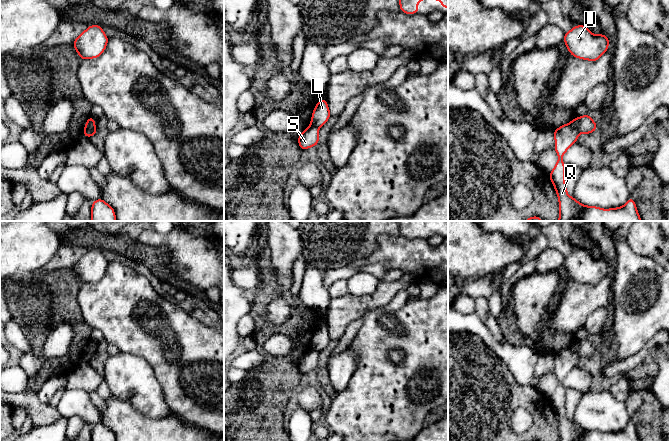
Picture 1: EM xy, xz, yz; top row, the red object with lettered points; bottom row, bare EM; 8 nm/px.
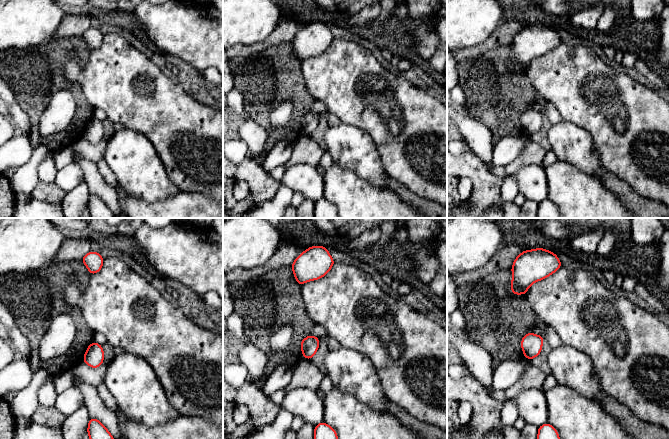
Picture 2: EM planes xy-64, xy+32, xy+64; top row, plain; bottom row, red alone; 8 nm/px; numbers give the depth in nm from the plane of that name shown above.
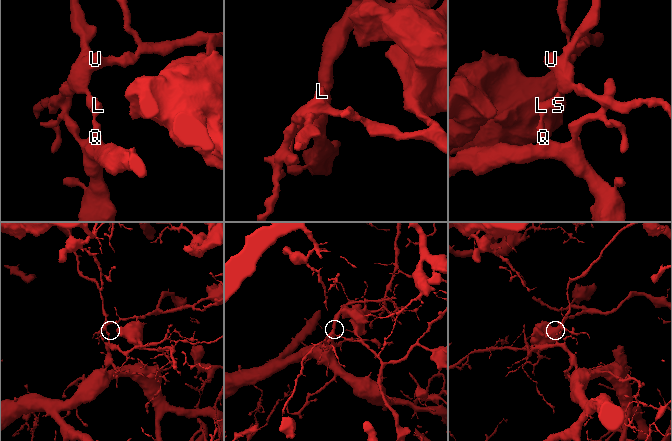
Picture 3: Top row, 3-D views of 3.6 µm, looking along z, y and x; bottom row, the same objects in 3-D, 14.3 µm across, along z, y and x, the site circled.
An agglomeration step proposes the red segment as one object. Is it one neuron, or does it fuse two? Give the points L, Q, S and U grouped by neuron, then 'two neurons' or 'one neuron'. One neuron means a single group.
groups L Q / S U; two neurons

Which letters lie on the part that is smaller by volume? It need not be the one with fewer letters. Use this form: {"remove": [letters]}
{"remove": ["S", "U"]}

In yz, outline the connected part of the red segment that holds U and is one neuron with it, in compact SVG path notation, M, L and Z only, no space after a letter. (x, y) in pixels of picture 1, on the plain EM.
M576 249L564 258L564 267L572 280L593 286L607 276L609 263L603 257L594 259L586 250Z

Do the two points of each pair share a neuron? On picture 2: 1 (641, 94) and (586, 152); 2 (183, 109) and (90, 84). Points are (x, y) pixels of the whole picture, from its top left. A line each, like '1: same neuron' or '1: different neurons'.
1: different neurons
2: same neuron

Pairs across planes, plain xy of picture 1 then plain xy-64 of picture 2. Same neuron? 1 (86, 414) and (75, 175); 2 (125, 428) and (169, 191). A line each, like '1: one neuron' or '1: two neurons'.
1: one neuron
2: two neurons

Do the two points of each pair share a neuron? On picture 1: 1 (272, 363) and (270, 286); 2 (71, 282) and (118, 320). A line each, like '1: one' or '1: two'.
1: one
2: two

